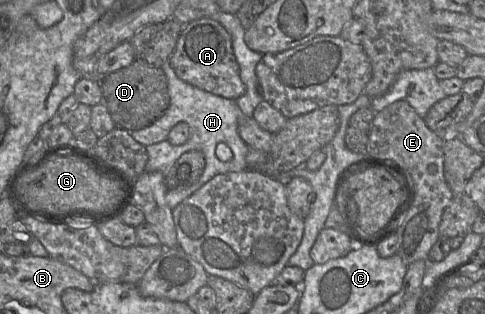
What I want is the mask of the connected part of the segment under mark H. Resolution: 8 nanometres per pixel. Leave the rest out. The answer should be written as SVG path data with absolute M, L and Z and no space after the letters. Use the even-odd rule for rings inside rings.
M167 60L161 67L167 76L169 106L164 114L150 126L142 130L129 132L137 142L144 146L148 146L167 140L169 131L177 123L186 122L189 125L190 136L194 135L196 140L196 148L192 150L199 150L203 153L205 168L198 180L190 186L168 189L166 191L165 199L168 207L172 210L214 176L227 172L240 172L251 169L246 160L250 147L241 138L238 132L239 117L246 115L243 114L237 105L236 99L226 99L214 95L183 81L176 75L169 60ZM222 143L228 146L232 152L230 160L222 161L217 156L217 147Z

